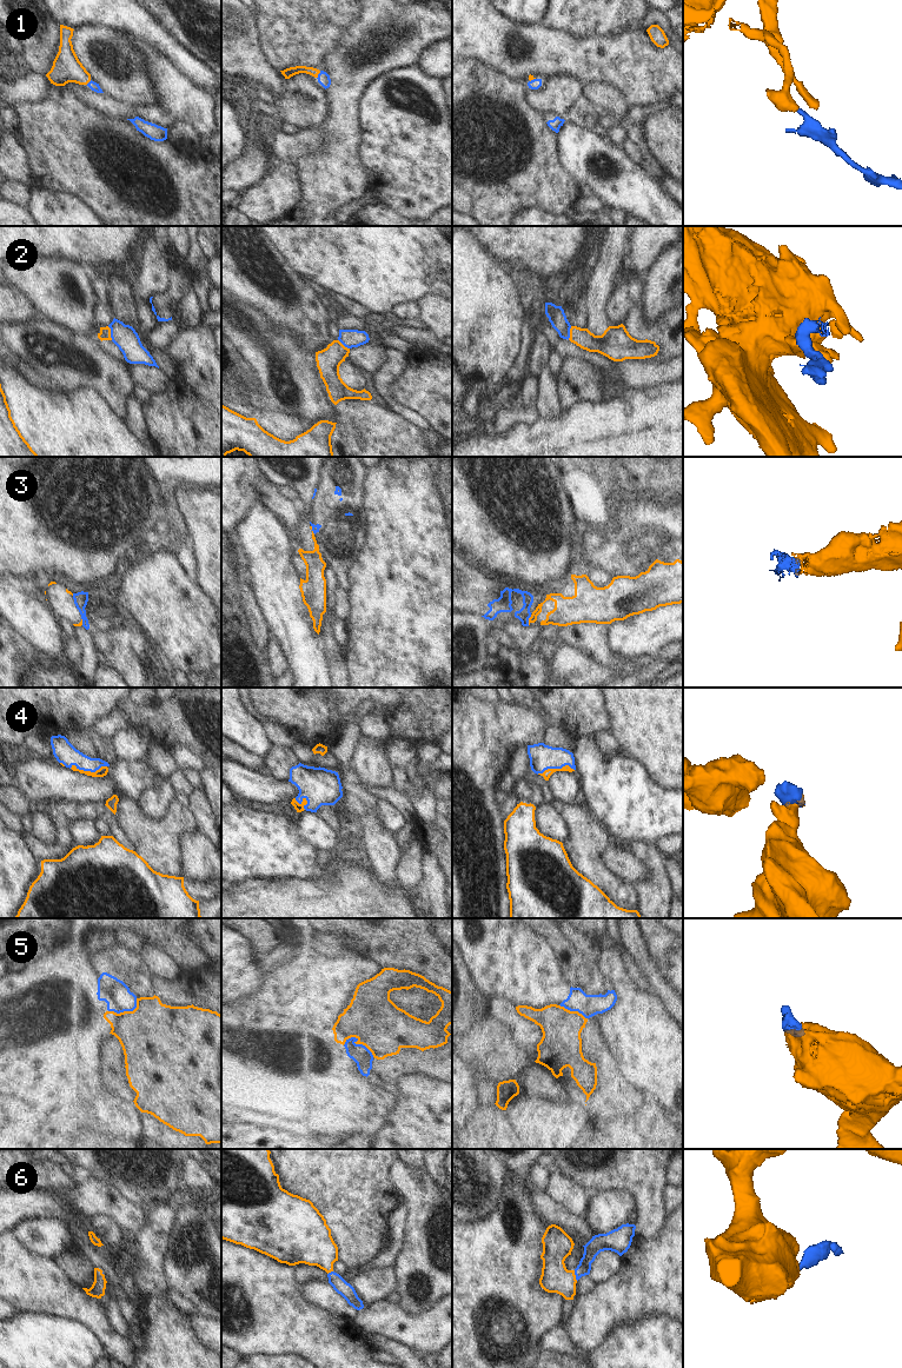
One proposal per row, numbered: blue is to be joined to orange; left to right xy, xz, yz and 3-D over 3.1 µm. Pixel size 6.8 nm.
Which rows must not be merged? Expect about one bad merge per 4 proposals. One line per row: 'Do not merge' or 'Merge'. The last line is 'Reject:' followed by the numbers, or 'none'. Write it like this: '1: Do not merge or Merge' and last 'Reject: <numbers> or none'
1: Merge
2: Merge
3: Do not merge
4: Merge
5: Do not merge
6: Merge
Reject: 3, 5

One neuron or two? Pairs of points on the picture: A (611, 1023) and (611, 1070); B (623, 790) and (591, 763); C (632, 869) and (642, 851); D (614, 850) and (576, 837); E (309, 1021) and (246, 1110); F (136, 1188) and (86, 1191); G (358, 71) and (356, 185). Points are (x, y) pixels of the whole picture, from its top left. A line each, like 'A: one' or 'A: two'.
A: two
B: one
C: two
D: two
E: one
F: two
G: one

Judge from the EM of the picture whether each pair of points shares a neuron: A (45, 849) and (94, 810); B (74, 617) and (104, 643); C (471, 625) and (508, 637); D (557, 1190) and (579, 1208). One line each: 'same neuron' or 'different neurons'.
A: same neuron
B: different neurons
C: different neurons
D: same neuron

